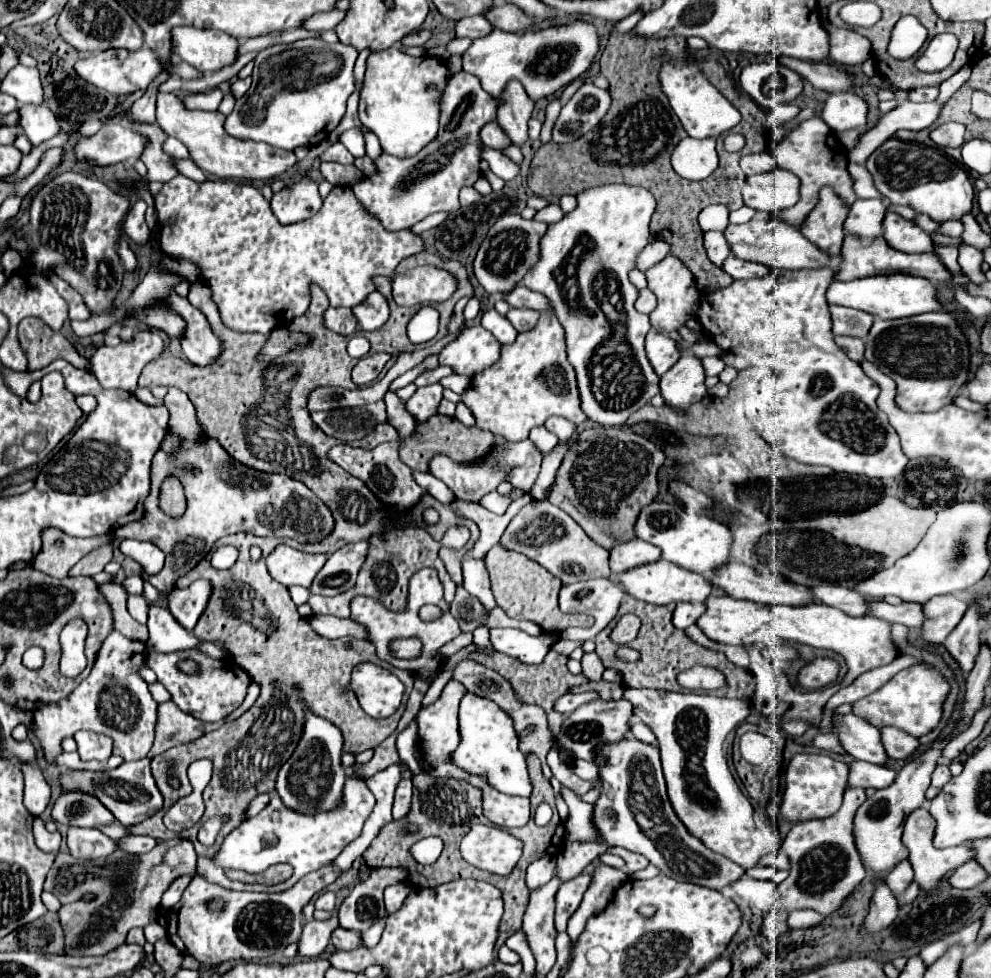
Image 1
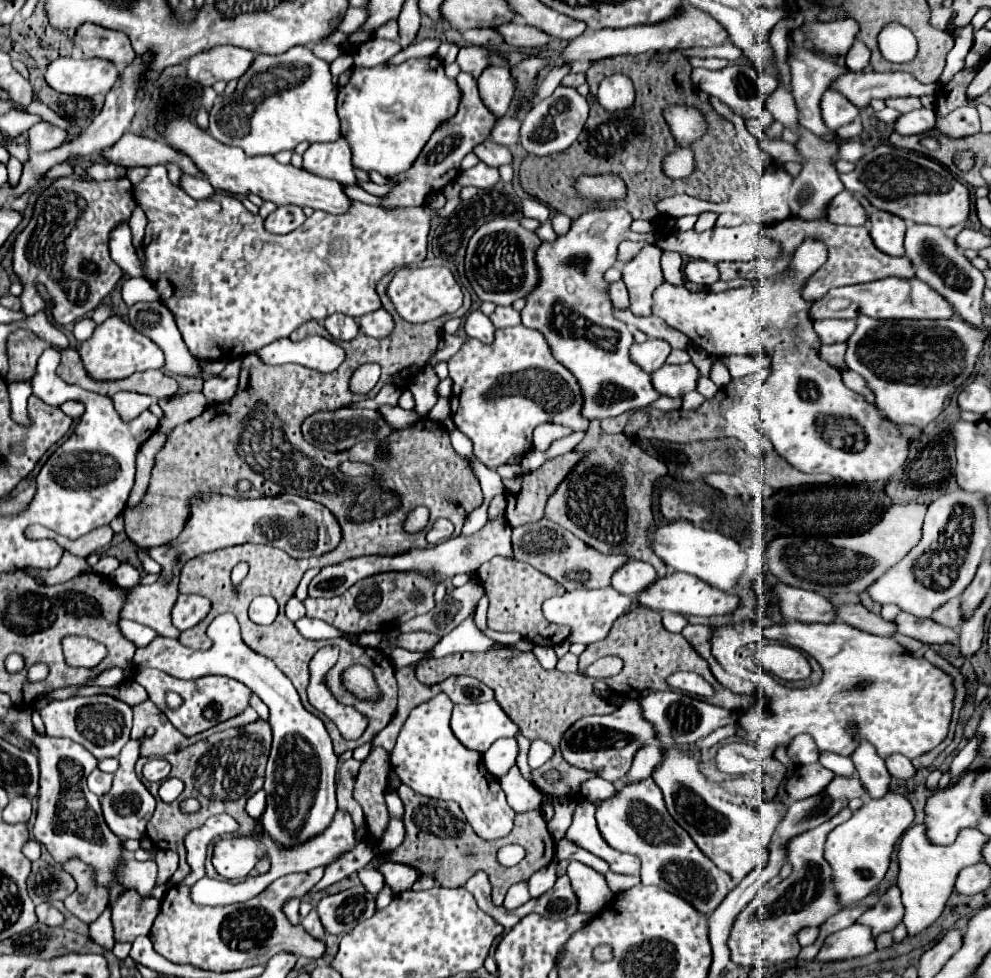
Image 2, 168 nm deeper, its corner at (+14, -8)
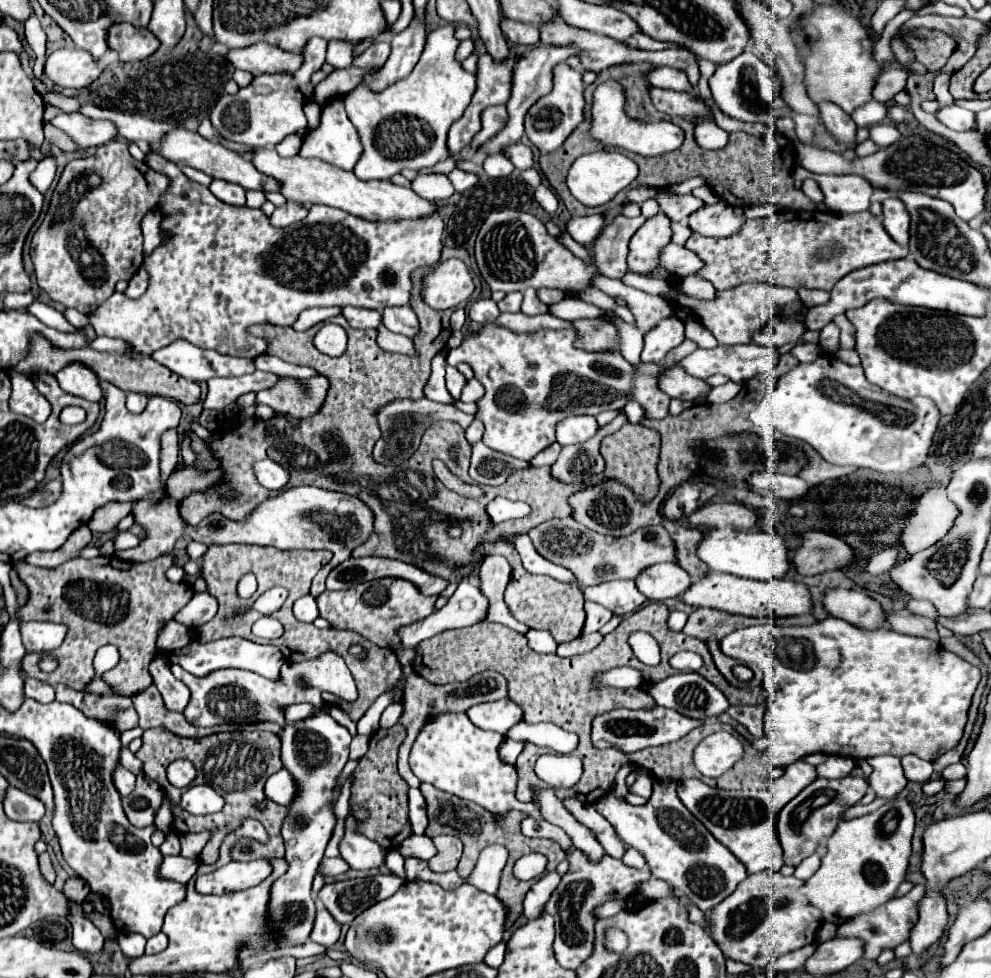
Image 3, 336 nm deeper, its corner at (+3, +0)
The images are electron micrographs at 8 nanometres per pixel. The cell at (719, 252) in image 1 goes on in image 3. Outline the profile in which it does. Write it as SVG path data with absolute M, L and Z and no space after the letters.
M707 185L694 189L692 194L700 198L705 204L712 205L720 201L720 198Z

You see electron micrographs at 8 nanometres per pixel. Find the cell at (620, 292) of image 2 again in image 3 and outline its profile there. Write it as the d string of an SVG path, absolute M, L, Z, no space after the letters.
M620 217L616 219L616 223L612 223L612 227L604 229L602 237L596 241L596 265L600 269L600 273L604 277L614 277L614 279L622 279L628 273L628 243L632 239L632 235L644 225L646 217L636 217L636 219L628 219L628 217Z

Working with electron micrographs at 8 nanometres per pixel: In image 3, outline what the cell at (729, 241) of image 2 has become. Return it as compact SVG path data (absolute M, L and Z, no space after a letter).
M720 201L716 205L704 205L700 211L688 217L688 227L704 237L732 237L742 229L746 217L736 215L732 205Z

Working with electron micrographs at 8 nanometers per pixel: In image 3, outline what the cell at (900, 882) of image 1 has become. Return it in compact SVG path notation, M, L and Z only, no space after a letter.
M914 885L910 889L910 893L906 893L904 897L890 899L884 905L876 907L876 911L860 913L852 921L846 921L844 925L838 927L836 935L838 937L858 937L858 939L866 941L866 955L864 957L866 959L876 959L884 947L892 947L894 949L896 945L900 945L902 941L906 941L910 937L910 929L916 925L916 919L918 919L916 903L922 899L922 895L924 895L922 885Z

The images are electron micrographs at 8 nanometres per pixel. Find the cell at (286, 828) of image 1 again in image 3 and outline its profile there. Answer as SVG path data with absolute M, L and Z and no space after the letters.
M352 815L346 817L344 837L340 841L340 855L352 869L376 869L384 865L384 849L368 839L366 835L360 835L356 829L356 819Z

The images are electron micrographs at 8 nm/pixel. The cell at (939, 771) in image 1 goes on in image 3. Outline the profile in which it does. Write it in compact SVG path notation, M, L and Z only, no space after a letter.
M954 763L954 765L948 765L944 771L942 771L942 777L944 779L962 779L966 775L966 767L962 763Z

